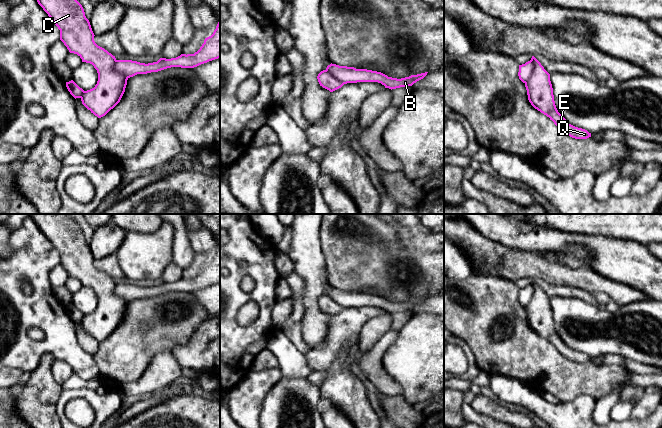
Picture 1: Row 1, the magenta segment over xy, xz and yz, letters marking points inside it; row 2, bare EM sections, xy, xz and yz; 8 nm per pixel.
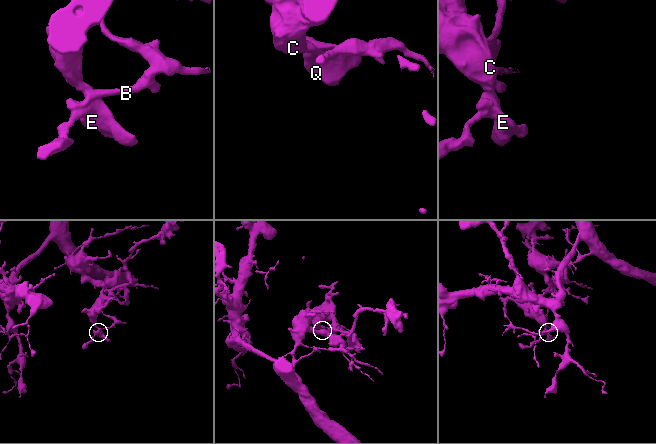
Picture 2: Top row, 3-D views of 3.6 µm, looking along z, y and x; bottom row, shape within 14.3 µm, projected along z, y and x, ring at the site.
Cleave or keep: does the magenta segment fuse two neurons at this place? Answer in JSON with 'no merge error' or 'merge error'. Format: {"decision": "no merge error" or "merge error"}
{"decision": "merge error"}

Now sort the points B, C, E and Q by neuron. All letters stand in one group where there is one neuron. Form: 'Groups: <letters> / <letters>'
Groups: B / C E Q

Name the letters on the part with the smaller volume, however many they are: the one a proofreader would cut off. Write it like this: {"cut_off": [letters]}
{"cut_off": ["C", "E", "Q"]}

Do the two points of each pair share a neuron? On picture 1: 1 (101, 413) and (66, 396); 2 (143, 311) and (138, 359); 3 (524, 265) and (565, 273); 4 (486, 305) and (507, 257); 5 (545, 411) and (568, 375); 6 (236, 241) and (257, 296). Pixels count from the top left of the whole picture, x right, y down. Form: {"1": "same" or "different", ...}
{"1": "same", "2": "same", "3": "same", "4": "different", "5": "different", "6": "same"}

